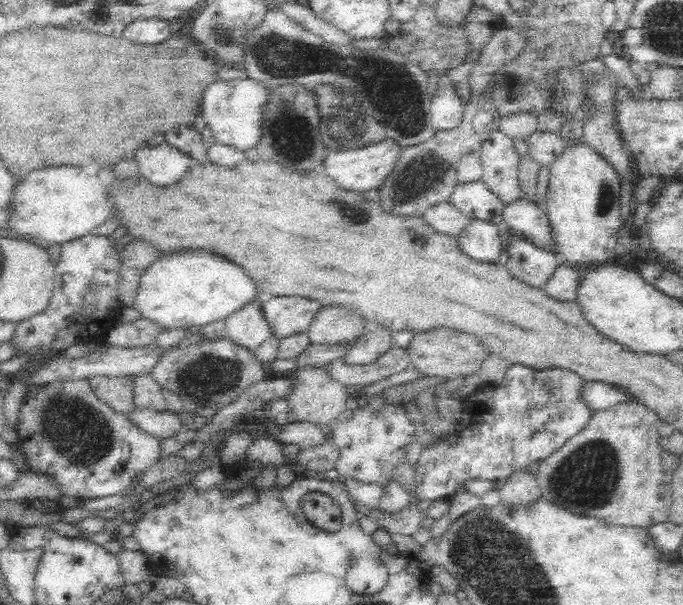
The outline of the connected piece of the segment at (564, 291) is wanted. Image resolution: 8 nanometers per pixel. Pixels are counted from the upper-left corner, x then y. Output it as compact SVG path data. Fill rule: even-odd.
M560 261L547 279L539 286L550 298L561 301L574 301L575 286L577 285L577 272L574 267L568 266L566 262Z

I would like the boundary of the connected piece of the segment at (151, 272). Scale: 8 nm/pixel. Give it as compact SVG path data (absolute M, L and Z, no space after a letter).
M184 250L158 256L139 276L129 306L140 318L153 320L163 329L155 345L170 347L188 340L187 329L225 319L256 294L248 277L232 262L204 250Z

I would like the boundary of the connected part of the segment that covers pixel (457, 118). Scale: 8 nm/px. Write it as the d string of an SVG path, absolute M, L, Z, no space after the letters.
M446 90L438 92L431 100L428 121L433 130L450 130L456 128L464 120L465 105L458 92Z

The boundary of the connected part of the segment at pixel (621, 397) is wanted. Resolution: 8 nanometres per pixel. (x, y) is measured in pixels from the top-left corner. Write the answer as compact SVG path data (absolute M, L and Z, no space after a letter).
M604 381L586 382L586 399L594 410L606 410L618 404L637 402L638 397L630 389Z

